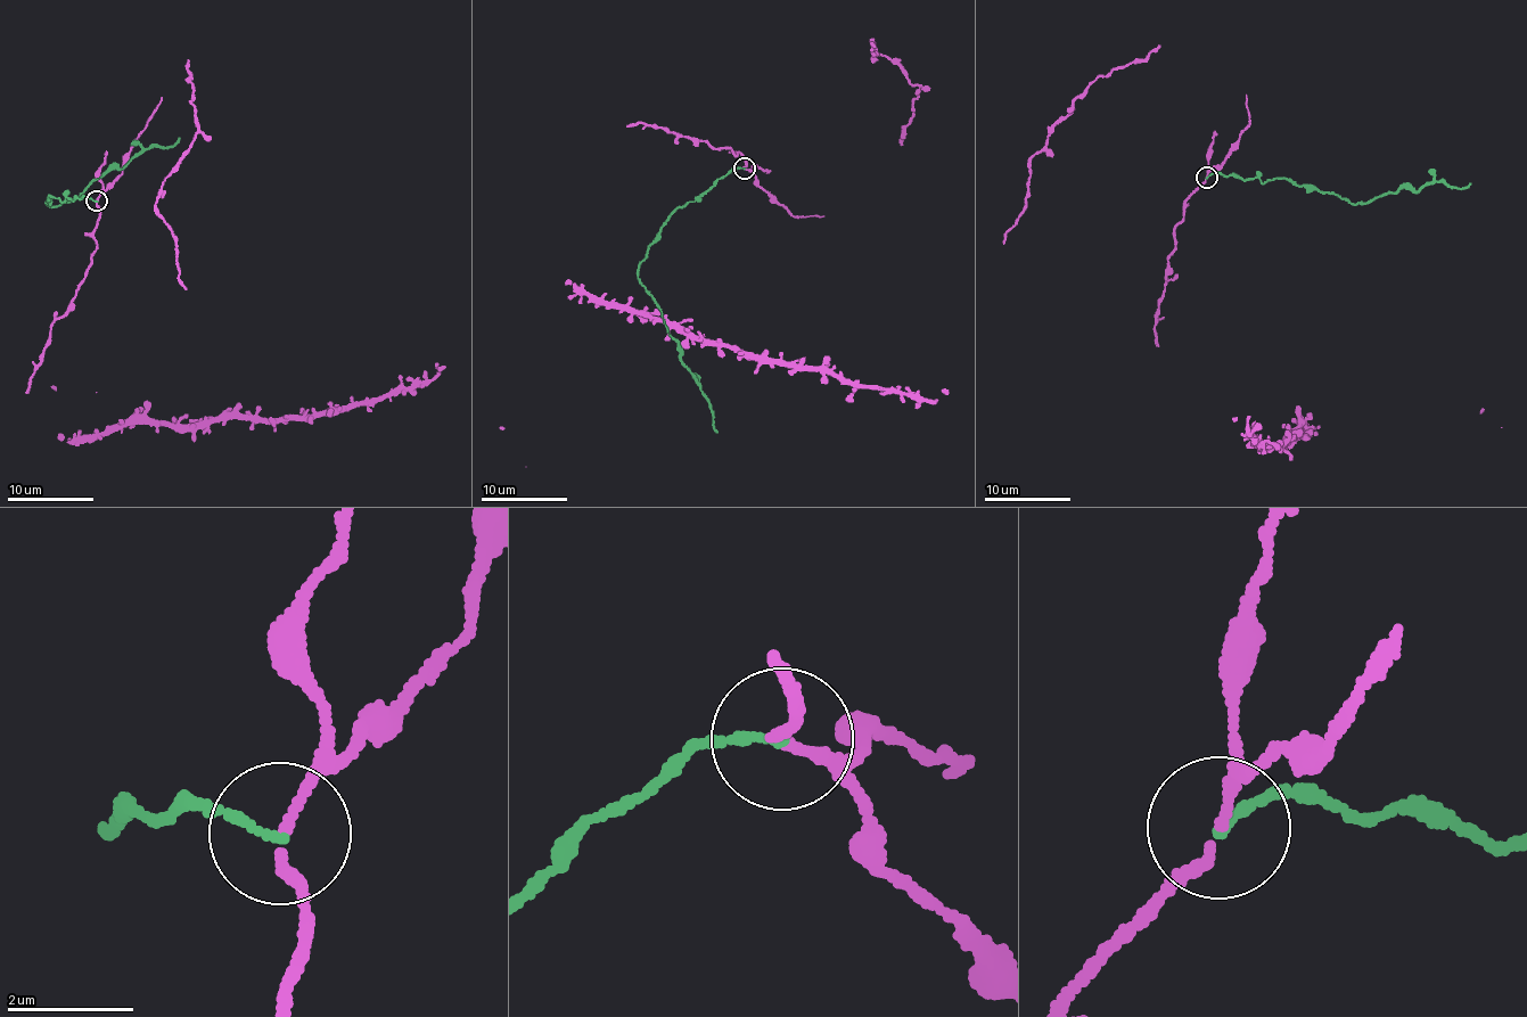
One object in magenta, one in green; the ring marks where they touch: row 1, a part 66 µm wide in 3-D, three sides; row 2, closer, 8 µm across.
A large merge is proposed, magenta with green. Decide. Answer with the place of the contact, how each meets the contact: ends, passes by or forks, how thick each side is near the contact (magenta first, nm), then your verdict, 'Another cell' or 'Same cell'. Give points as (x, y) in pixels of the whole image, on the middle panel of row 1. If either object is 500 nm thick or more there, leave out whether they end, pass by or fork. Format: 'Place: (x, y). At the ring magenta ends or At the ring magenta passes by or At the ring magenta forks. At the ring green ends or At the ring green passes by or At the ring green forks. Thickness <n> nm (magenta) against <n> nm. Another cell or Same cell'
Place: (744, 167). At the ring magenta passes by. At the ring green ends. Thickness 140 nm (magenta) against 130 nm. Another cell

